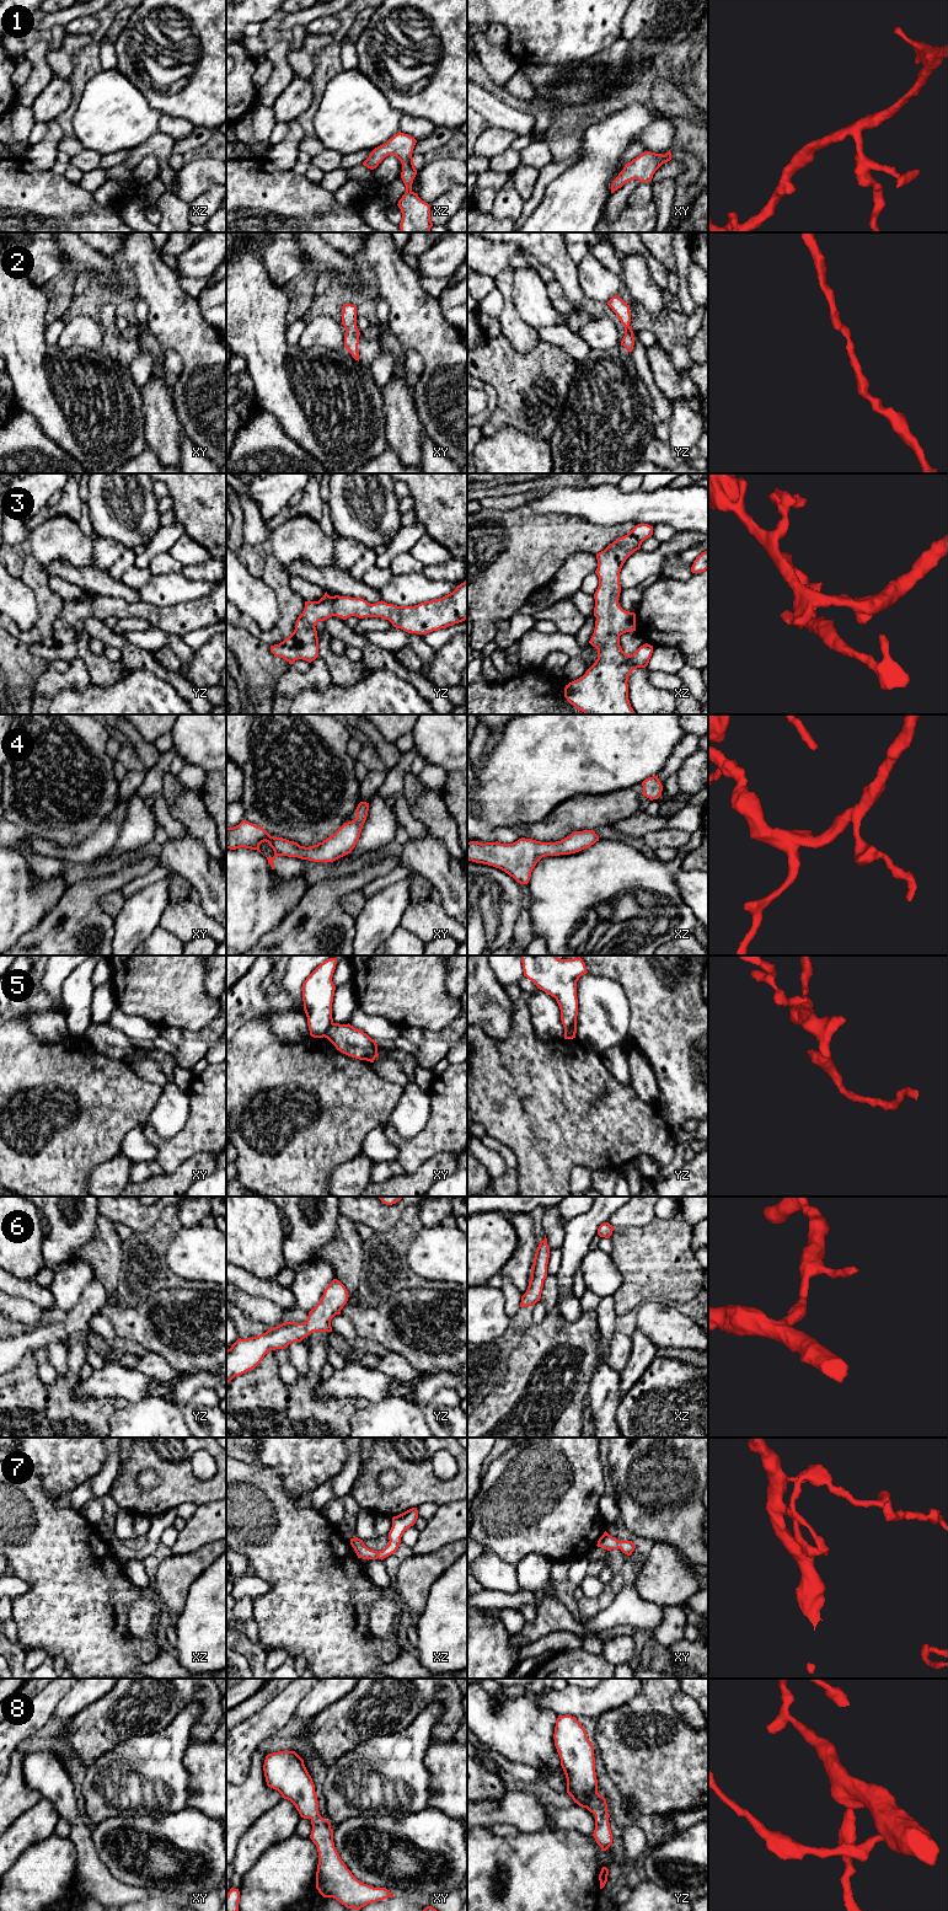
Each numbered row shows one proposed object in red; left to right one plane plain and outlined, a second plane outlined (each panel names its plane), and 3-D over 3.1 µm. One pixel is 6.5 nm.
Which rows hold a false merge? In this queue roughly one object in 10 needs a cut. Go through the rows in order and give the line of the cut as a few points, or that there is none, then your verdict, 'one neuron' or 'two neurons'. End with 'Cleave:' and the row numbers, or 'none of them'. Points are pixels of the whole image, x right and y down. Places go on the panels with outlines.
1: no cut | one neuron
2: no cut | one neuron
3: no cut | one neuron
4: no cut | one neuron
5: xy (332, 1022), (323, 1036) | two neurons
6: no cut | one neuron
7: no cut | one neuron
8: no cut | one neuron
Cleave: 5

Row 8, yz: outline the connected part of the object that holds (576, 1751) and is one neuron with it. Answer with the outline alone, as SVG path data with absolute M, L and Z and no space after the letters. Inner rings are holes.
M568 1714L558 1715L553 1739L567 1778L567 1793L595 1815L593 1836L606 1851L612 1845L612 1834L606 1799L598 1793L594 1746L577 1718Z

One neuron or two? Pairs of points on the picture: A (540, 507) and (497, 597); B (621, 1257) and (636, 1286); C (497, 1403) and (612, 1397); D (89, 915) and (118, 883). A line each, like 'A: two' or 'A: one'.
A: two
B: one
C: two
D: one

